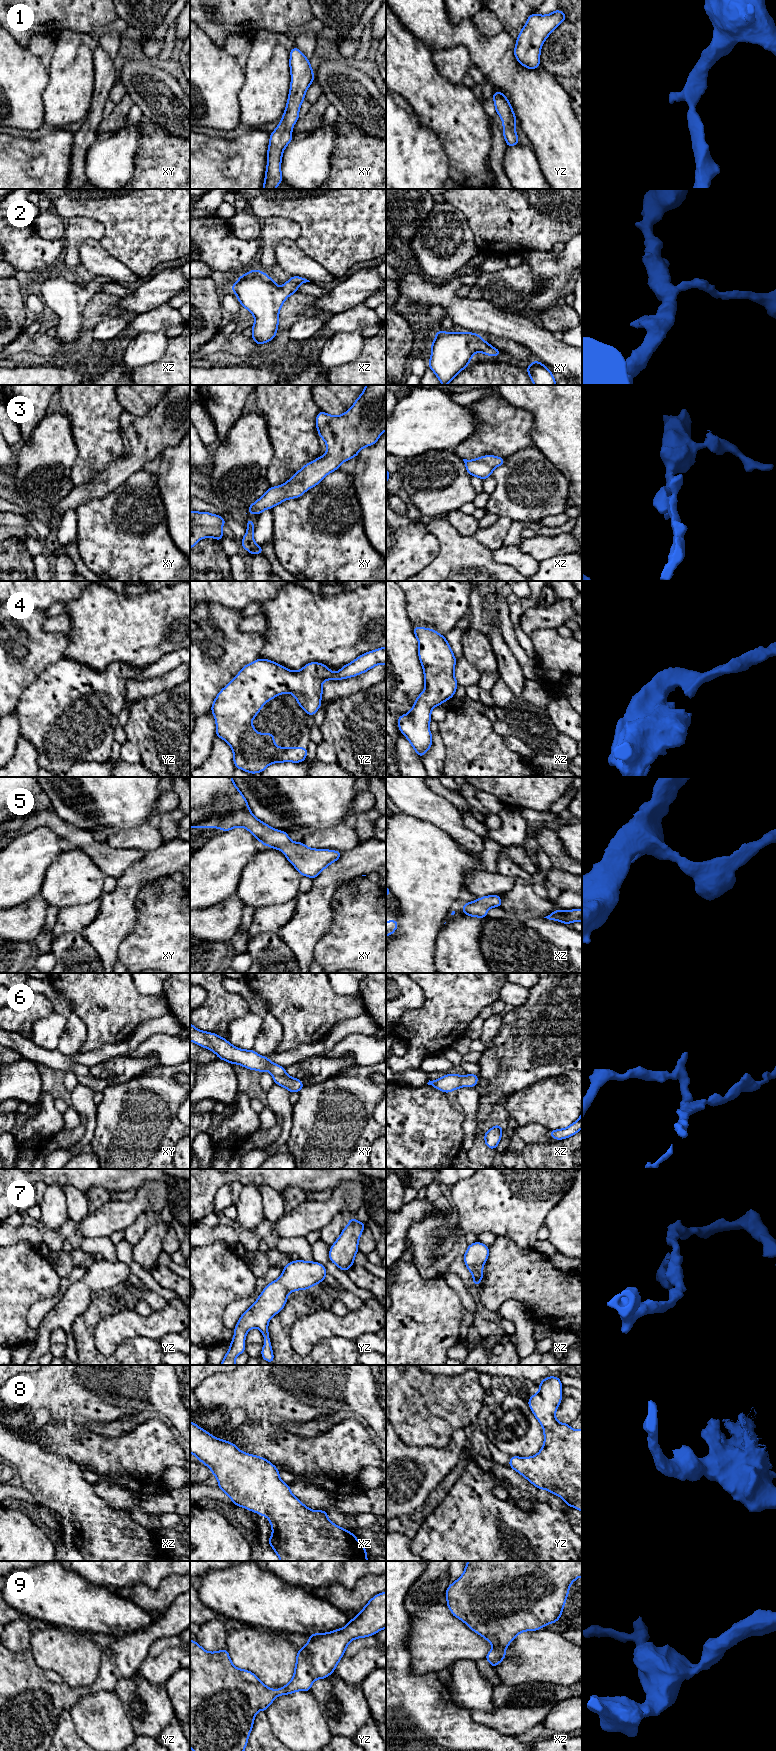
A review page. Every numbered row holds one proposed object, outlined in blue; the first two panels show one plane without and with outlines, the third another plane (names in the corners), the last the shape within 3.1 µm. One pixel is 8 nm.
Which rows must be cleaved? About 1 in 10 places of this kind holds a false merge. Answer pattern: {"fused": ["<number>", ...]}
{"fused": []}

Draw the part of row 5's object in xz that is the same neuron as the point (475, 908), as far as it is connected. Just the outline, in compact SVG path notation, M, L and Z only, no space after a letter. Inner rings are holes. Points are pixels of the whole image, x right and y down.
M500 895L483 896L480 897L478 900L469 903L464 903L462 905L464 915L479 917L482 919L487 916L489 908L502 907Z

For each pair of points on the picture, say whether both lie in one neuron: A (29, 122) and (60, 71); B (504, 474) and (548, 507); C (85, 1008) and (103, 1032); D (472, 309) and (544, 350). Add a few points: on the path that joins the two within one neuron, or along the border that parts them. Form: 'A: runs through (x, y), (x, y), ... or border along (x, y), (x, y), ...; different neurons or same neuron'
A: border along (49, 76), (43, 92), (43, 122); different neurons
B: runs through (515, 479), (524, 483), (537, 496); same neuron
C: runs through (89, 1014), (101, 1026); same neuron
D: runs through (490, 320), (499, 324), (520, 328), (526, 332); same neuron

